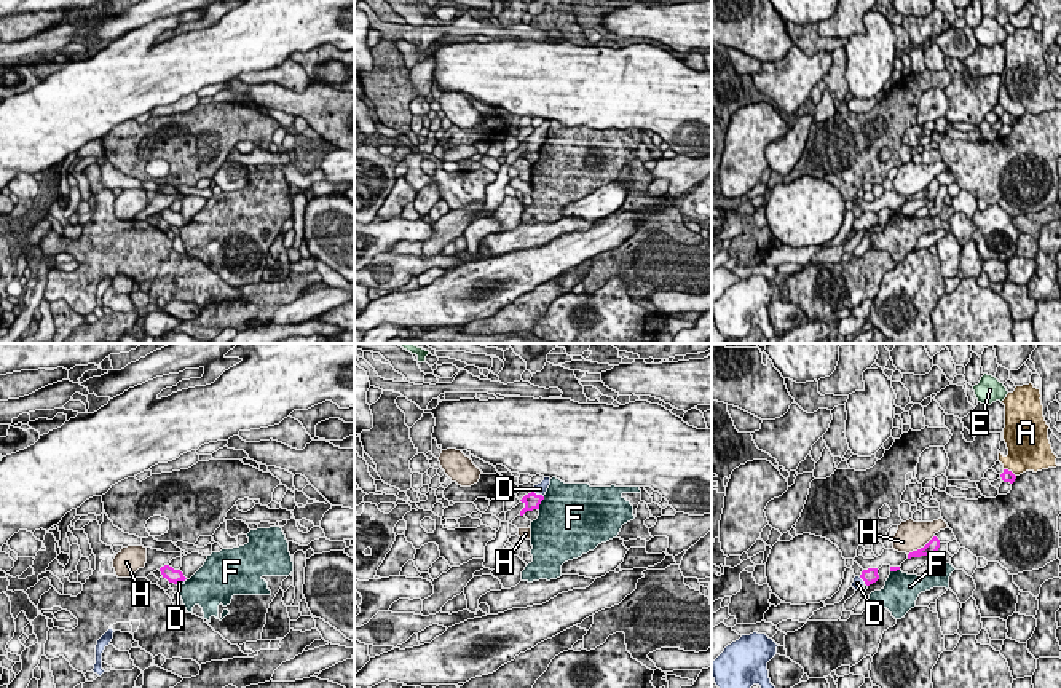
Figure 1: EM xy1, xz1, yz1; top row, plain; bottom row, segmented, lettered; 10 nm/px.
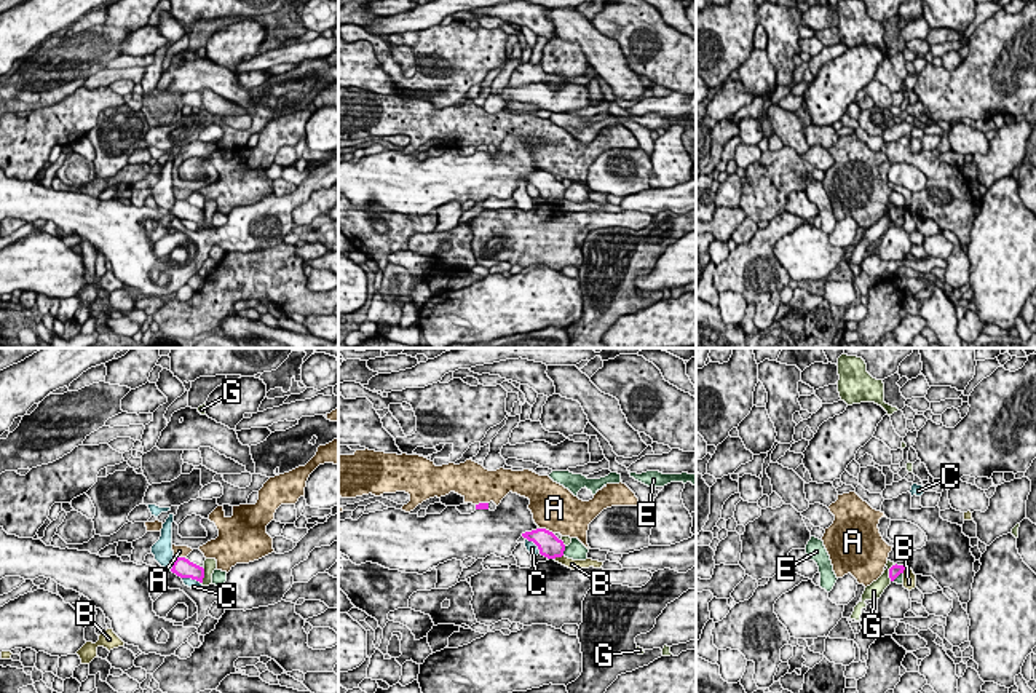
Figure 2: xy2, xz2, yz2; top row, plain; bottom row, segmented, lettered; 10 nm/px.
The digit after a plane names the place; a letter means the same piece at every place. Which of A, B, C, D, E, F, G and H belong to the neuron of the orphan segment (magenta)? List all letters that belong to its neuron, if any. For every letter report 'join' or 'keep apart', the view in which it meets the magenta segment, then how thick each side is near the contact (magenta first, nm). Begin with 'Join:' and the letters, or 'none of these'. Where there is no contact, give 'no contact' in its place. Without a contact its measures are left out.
Join: D
A: keep apart; contact in xz2; calibres 240 and 460 nm
B: keep apart; contact in xz2; calibres 240 and 100 nm
C: keep apart; contact in xz2; calibres 240 and 120 nm
D: join; contact in xz1; calibres 160 and 120 nm
E: keep apart; contact in xz2; calibres 240 and 190 nm
F: keep apart; contact in xz1; calibres 160 and 480 nm
G: keep apart; contact in yz2; calibres 120 and 160 nm
H: keep apart; contact in yz1; calibres 140 and 300 nm

